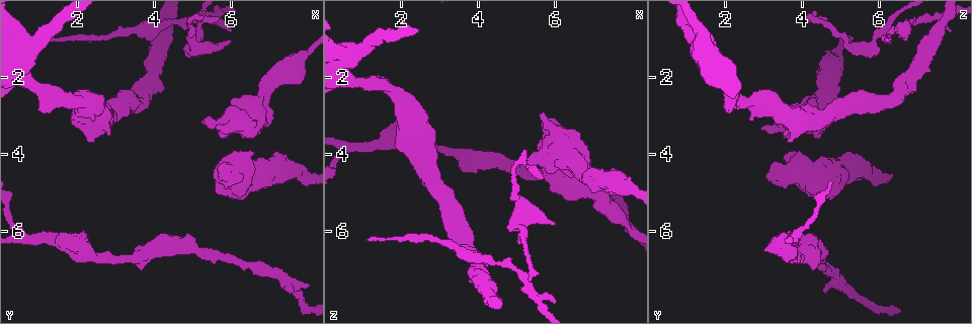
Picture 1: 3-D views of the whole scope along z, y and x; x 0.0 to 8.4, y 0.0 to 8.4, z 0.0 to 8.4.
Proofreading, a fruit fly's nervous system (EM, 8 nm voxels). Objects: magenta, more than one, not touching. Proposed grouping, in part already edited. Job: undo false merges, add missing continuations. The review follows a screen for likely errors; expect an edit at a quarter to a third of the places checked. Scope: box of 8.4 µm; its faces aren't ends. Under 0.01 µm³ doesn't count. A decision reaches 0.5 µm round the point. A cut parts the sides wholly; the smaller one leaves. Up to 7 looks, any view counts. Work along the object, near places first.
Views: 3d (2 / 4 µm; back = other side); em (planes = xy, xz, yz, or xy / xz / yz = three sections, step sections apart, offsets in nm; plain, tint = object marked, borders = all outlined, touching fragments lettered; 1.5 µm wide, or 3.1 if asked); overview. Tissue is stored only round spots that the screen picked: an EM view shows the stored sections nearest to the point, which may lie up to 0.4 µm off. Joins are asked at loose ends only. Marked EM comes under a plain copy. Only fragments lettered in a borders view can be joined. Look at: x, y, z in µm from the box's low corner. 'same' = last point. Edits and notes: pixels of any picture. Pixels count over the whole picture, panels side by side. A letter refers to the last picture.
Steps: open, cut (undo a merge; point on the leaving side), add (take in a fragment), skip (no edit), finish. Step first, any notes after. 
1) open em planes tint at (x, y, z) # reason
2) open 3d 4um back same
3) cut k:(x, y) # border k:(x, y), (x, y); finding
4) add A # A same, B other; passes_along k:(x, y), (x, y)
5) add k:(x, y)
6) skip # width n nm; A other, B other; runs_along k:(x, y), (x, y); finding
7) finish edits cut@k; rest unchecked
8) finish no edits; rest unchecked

open em yz step 4 tint at (3.05, 6.75, 3.85)

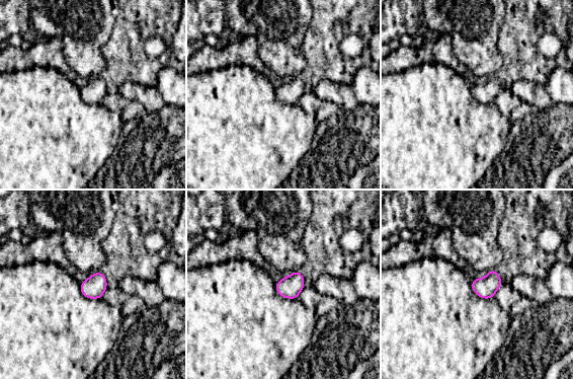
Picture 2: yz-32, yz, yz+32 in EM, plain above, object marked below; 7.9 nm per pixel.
open em planes borders same

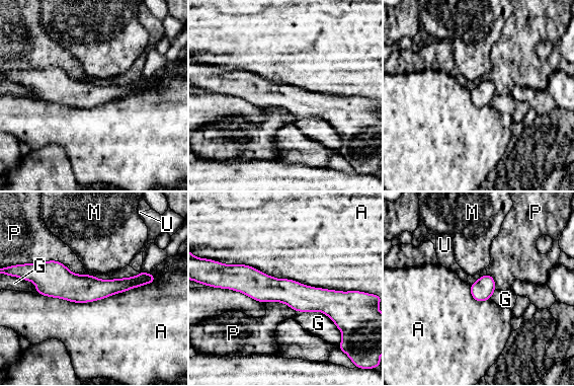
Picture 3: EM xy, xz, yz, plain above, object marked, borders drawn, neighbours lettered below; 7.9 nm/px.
skip # A other, G other, M other, P other, U other; border 3:(480, 276), (472, 284); continuous, no second cell

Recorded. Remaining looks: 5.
open em planes borders at (1.10, 1.05, 6.20) # thin end

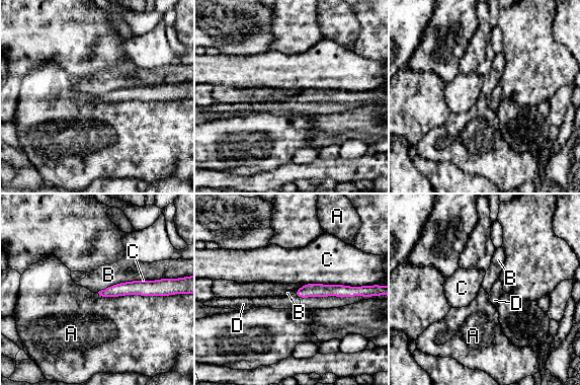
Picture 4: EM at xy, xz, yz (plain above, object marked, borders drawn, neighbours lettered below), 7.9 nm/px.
add D # width 100 nm; longest_contact A 550 nm; A other, B other, C other, D same; the cell continues

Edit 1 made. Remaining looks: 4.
open em xy step 8 borders at (4.80, 1.20, 6.00)

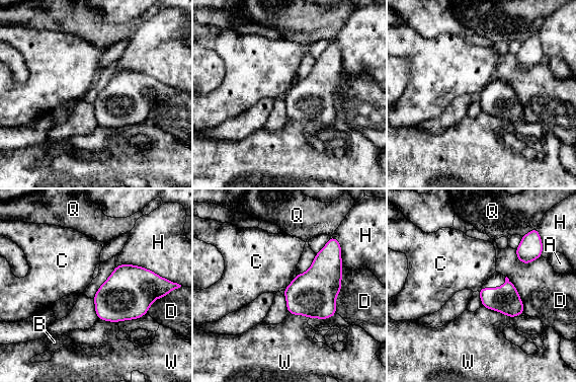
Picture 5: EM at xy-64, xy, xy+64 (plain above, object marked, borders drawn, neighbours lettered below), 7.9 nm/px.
skip # A other, B other, C other, D other, H other, Q other, W other; border 5:(296, 274), (294, 279), (282, 290); none of them fits

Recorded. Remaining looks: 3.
finish edits add@4; rest unchecked

